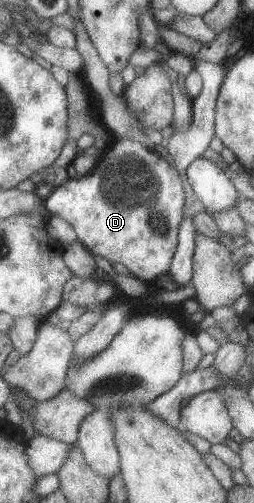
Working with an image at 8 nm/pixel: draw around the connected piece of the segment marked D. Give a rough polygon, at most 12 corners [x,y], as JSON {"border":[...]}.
{"border":[[118,138],[50,215],[92,255],[167,274],[185,197],[155,150]]}

